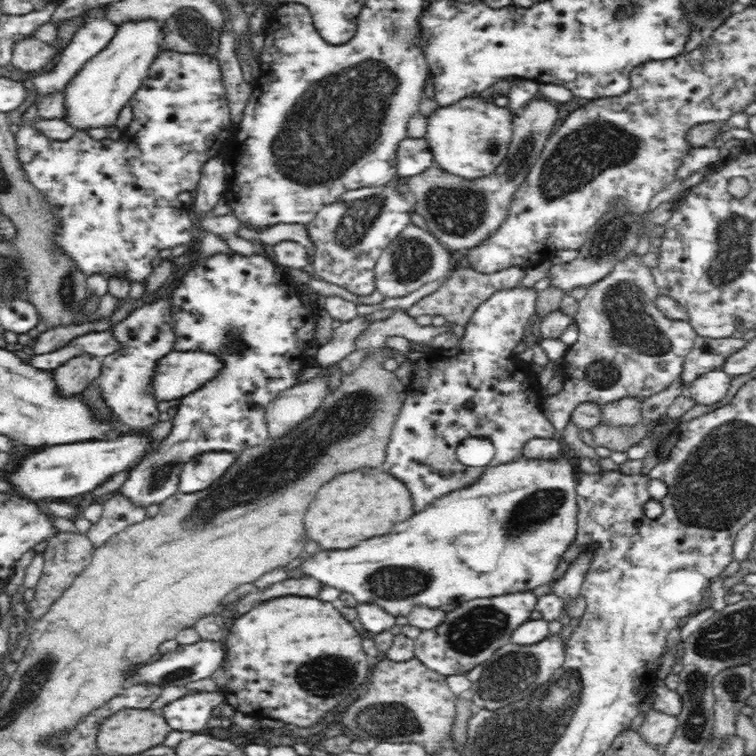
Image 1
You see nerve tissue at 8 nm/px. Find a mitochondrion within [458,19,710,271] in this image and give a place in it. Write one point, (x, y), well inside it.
(581, 154)

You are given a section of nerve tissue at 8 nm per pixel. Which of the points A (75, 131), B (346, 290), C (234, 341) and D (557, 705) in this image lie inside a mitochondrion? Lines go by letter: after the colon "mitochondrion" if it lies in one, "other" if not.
A: other
B: other
C: mitochondrion
D: mitochondrion

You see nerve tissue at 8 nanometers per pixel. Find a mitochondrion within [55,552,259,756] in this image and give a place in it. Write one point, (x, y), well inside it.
(183, 673)

